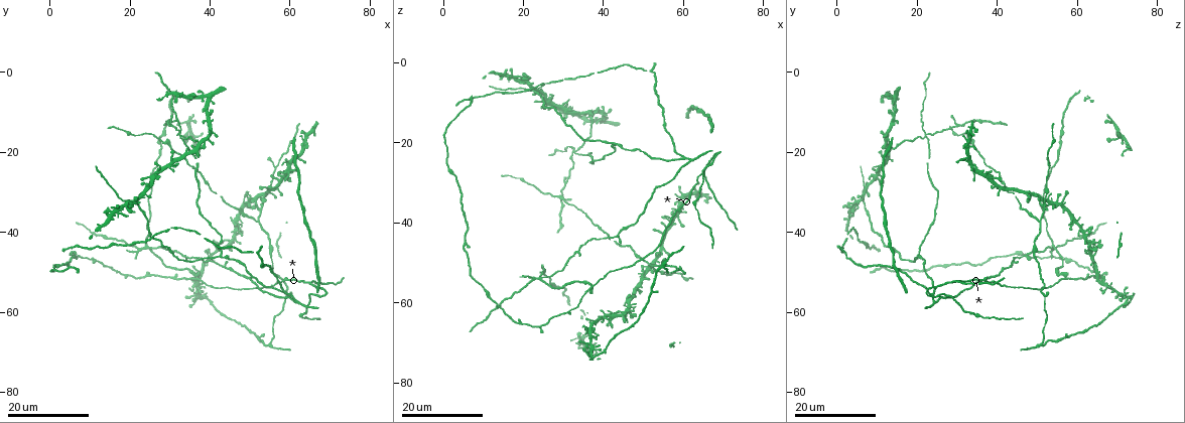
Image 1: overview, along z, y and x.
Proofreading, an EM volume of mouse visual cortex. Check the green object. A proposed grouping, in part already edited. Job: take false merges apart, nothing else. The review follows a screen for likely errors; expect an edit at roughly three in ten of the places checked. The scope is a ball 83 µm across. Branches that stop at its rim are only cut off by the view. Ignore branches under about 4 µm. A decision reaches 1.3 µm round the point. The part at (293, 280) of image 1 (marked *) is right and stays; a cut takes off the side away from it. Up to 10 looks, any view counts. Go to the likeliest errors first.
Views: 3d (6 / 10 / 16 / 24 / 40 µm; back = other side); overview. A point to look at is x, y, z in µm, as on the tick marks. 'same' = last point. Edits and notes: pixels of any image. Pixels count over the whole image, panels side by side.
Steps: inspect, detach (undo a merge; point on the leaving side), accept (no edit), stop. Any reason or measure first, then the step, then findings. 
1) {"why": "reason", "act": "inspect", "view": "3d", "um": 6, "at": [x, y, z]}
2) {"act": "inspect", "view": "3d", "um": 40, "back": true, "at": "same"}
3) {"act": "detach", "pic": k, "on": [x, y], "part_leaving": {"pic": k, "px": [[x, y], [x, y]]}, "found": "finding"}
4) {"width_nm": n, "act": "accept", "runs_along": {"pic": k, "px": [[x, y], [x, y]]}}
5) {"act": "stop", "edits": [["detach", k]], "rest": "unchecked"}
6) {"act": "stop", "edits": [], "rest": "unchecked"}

{"act": "inspect", "view": "3d", "um": 24, "at": [32.0, 15.5, 22.5]}

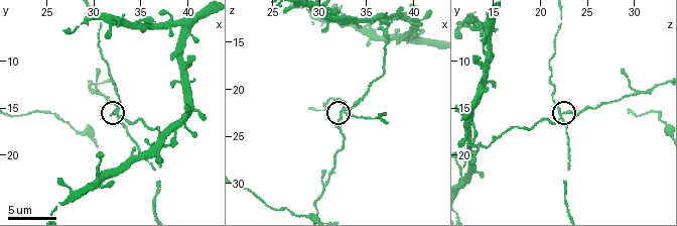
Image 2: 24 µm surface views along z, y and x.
{"act": "inspect", "view": "3d", "um": 6, "at": [32.4, 15.6, 22.4]}

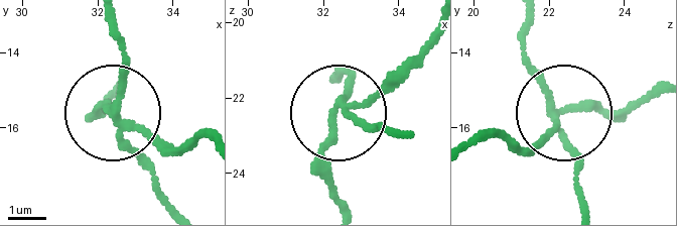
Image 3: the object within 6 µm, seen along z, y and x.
{"width_nm": 180, "act": "detach", "pic": 3, "on": [90, 120], "part_leaving": {"pic": 3, "px": [[334, 106], [318, 171], [337, 209]]}, "found": "a second neuron is stuck on"}

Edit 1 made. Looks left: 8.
{"why": "arms part here", "act": "inspect", "view": "3d", "um": 24, "at": [42.5, 45.5, 20.0]}

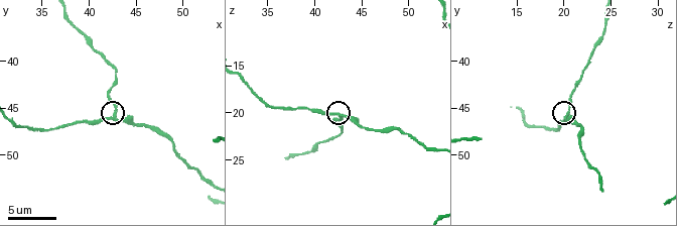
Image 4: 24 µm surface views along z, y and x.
{"act": "inspect", "view": "3d", "um": 6, "at": [42.8, 45.6, 20.4]}

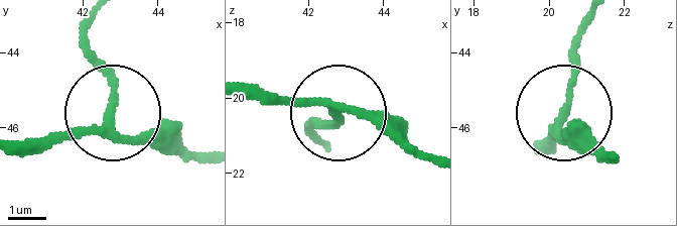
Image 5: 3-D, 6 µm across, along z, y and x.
{"act": "accept", "runs_along": {"pic": 5, "px": [[201, 159], [119, 130], [115, 83], [90, 43], [87, 18]]}, "found": "all the same neuron"}

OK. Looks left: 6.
{"act": "inspect", "view": "3d", "um": 24, "at": [25.0, 44.0, 54.0]}

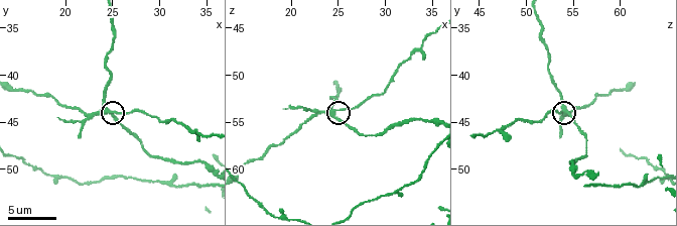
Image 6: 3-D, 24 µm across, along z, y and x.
{"act": "inspect", "view": "3d", "um": 6, "at": [24.4, 44.0, 53.6]}

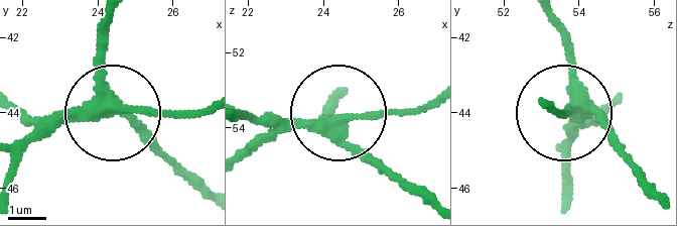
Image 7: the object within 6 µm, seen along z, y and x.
{"act": "detach", "pic": 7, "on": [131, 121], "part_leaving": {"pic": 7, "px": [[89, 114], [133, 123], [200, 191]]}, "found": "a second neuron is stuck on"}

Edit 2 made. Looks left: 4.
{"act": "inspect", "view": "overview"}

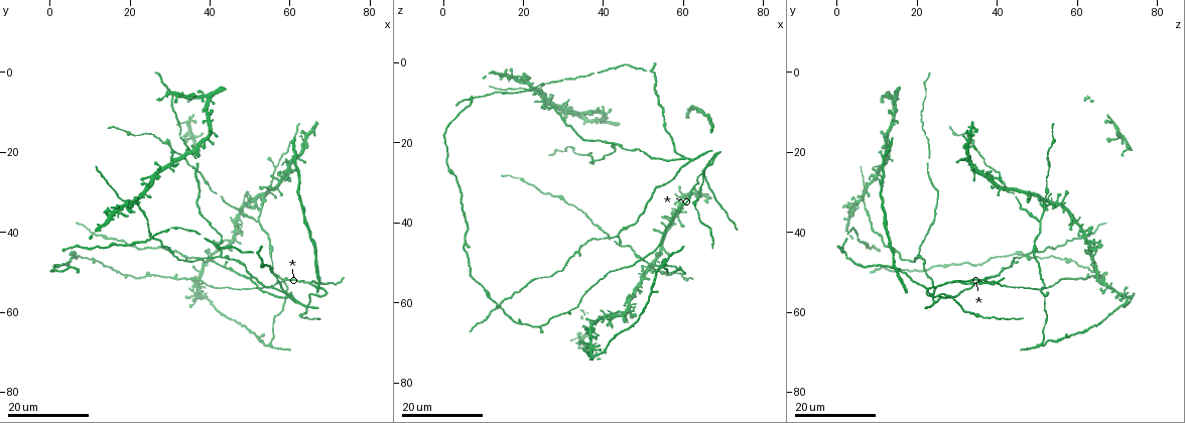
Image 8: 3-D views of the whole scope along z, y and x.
{"why": "a fork", "act": "inspect", "view": "3d", "um": 24, "at": [52.5, 34.5, 51.5]}

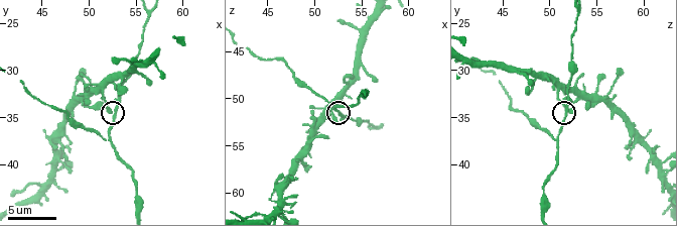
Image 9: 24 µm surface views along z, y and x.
{"why": "zoom in", "act": "inspect", "view": "3d", "um": 6, "at": [53.0, 34.2, 51.8]}

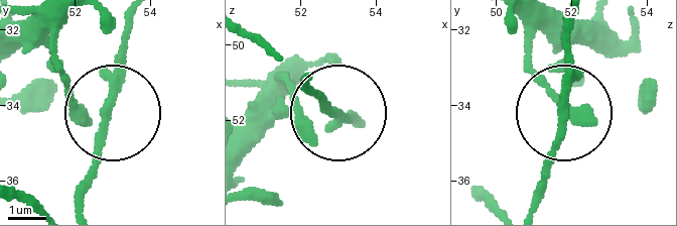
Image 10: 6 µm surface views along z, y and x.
{"width_nm": 200, "act": "accept", "runs_along": {"pic": 10, "px": [[20, 42], [39, 48], [104, 113], [127, 20]]}, "found": "one neuron here"}

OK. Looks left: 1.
{"why": "thick turns thin", "act": "inspect", "view": "3d", "um": 6, "at": [37.2, 18.4, 12.4]}

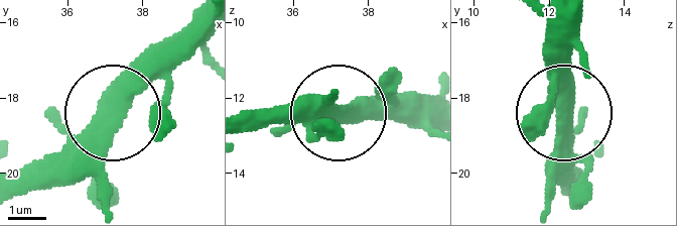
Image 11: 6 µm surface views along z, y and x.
{"act": "accept", "runs_along": {"pic": 11, "px": [[564, 191], [564, 55], [555, 20]]}, "found": "all the same neuron"}

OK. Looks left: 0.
{"act": "stop", "edits": [["detach", 3], ["detach", 7]], "rest": "unchecked"}

